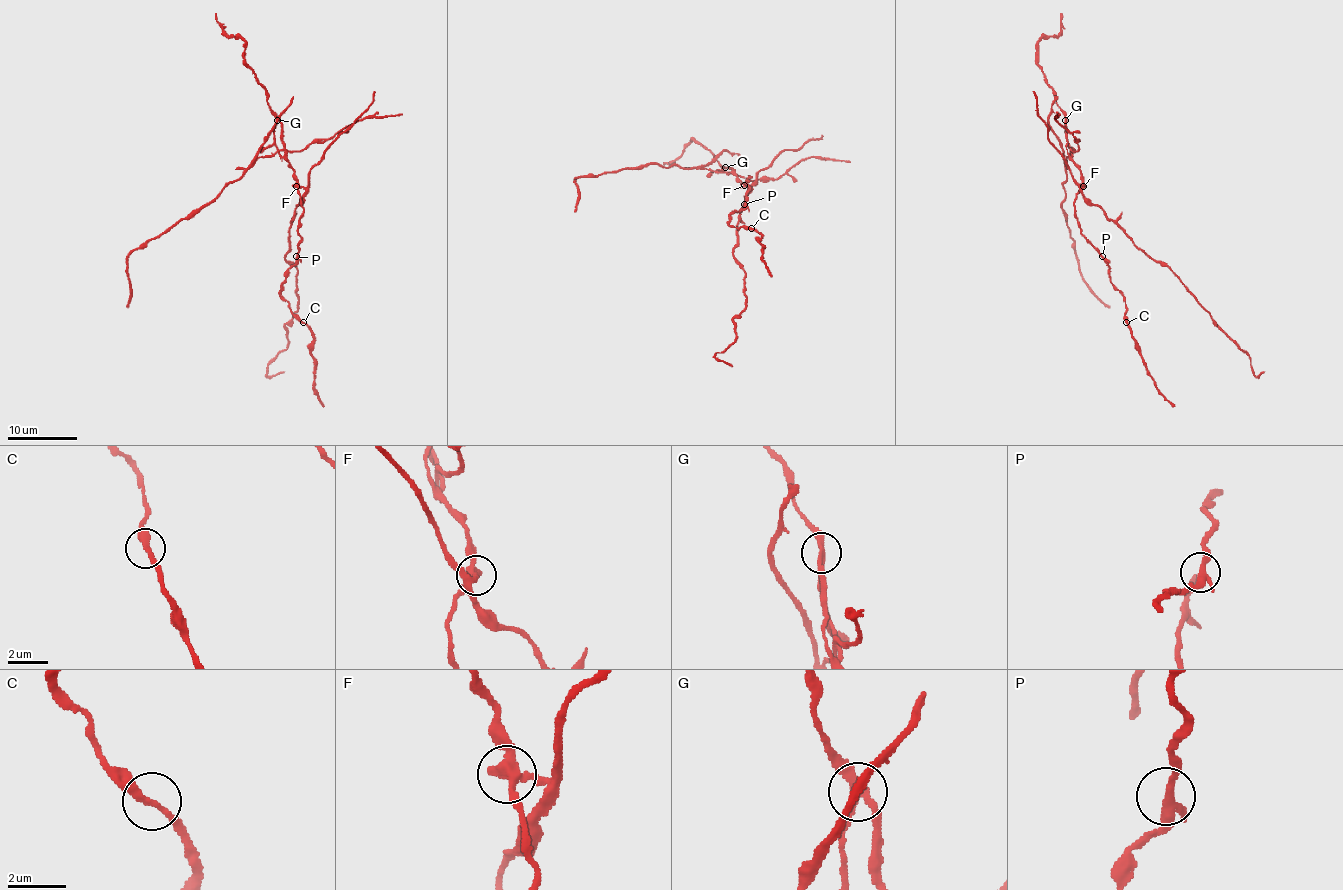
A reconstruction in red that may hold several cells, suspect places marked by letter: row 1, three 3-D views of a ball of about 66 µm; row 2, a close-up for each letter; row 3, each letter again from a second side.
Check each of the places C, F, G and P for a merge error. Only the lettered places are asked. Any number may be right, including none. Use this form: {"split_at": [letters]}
{"split_at": ["F", "G"]}

